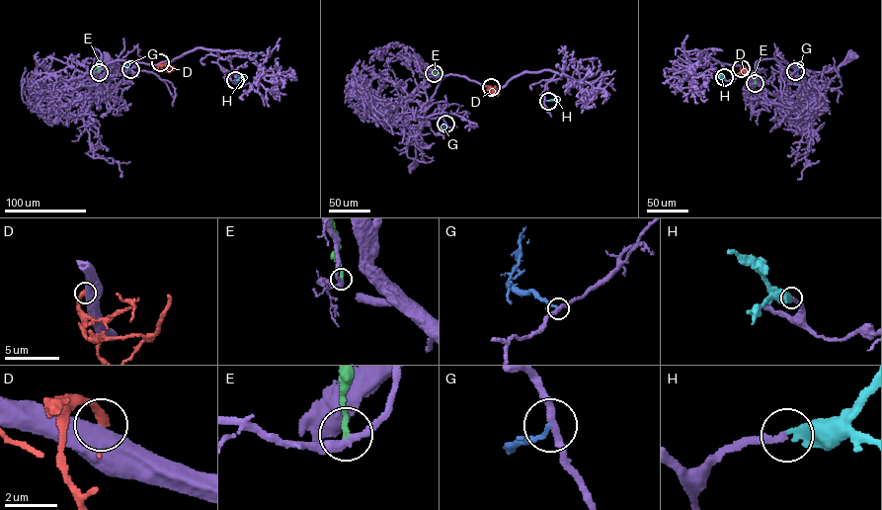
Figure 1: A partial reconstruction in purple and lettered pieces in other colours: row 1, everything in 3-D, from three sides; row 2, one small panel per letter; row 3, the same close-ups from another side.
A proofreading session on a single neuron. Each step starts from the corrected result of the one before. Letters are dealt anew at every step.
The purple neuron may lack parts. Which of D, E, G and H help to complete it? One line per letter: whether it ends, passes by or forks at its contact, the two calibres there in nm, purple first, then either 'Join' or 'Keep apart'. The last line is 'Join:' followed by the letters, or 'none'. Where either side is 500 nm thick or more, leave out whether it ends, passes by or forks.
D: Thickness 750 nm (purple) against 280 nm. Keep apart
E: It ends there. Thickness 280 nm (purple) against 220 nm. Keep apart
G: It ends there. Thickness 240 nm (purple) against 140 nm. Keep apart
H: It ends there. Thickness 200 nm (purple) against 280 nm. Join
Join: H

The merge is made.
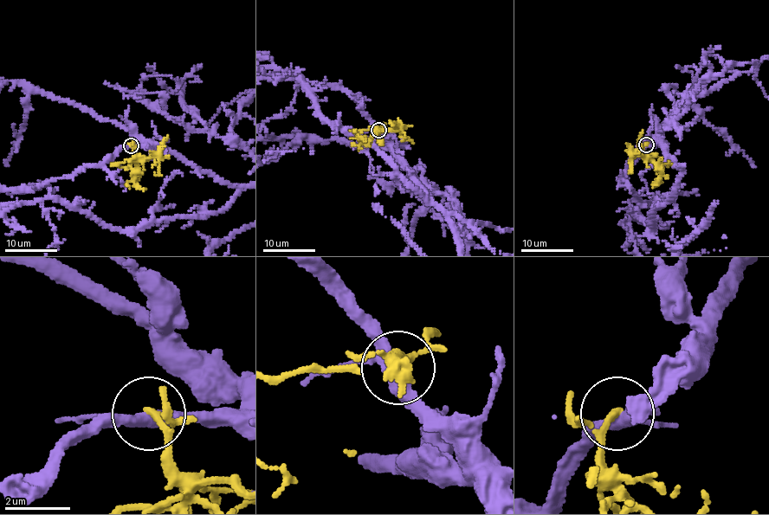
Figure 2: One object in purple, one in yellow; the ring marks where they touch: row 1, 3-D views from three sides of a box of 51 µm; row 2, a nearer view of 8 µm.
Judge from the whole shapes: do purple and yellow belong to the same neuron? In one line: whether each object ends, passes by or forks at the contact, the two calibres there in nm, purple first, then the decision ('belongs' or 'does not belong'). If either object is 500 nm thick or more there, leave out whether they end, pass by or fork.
purple forks there; yellow passes by; 320 nm thick on the purple side, 150 nm on the other; does not belong

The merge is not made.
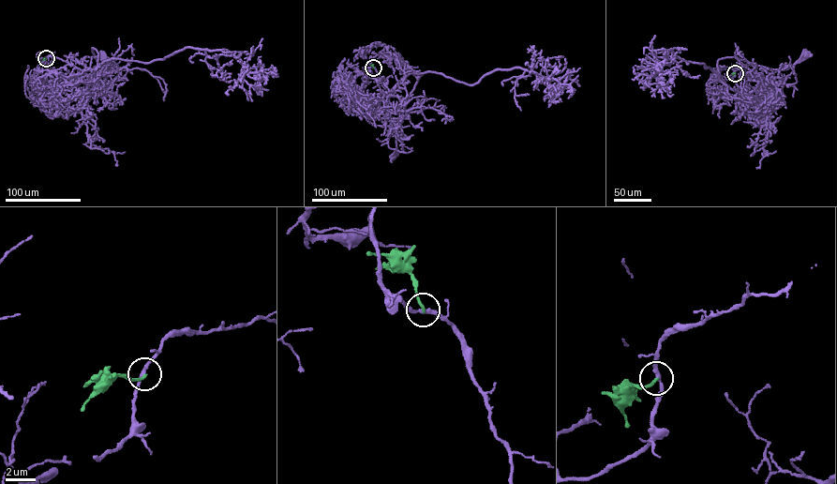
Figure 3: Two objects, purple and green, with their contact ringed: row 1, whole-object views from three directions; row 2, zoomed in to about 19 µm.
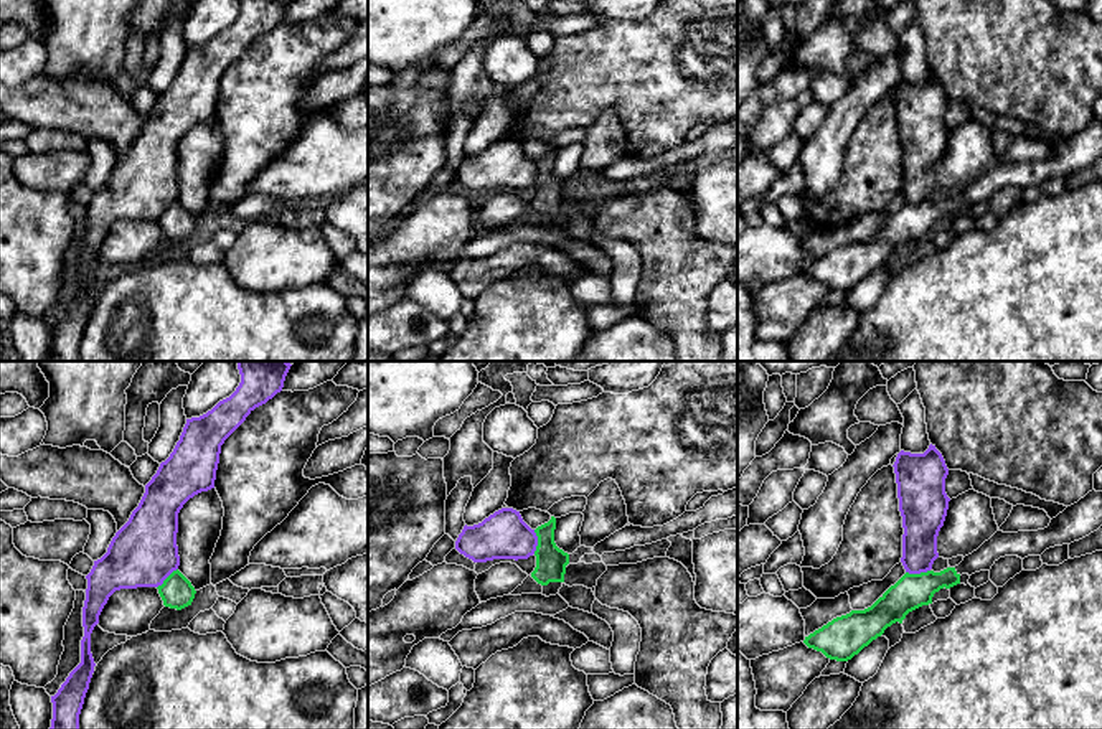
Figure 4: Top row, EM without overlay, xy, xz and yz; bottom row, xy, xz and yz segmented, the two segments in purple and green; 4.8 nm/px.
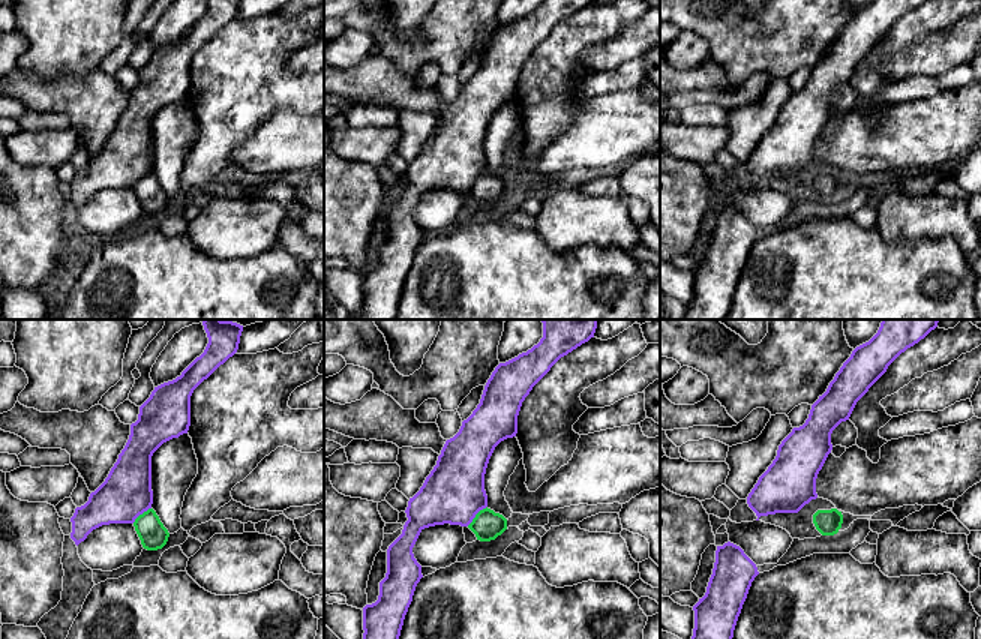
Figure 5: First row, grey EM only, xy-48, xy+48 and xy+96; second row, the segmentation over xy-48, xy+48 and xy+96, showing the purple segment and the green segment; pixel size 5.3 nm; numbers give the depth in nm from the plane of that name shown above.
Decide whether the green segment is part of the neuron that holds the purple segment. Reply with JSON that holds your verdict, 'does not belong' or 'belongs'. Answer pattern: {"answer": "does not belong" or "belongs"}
{"answer": "does not belong"}

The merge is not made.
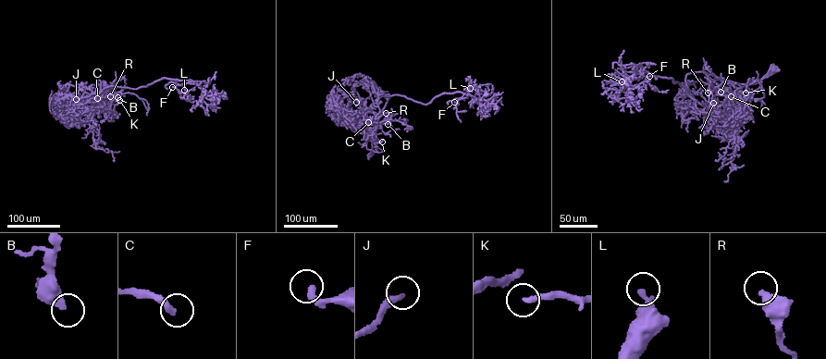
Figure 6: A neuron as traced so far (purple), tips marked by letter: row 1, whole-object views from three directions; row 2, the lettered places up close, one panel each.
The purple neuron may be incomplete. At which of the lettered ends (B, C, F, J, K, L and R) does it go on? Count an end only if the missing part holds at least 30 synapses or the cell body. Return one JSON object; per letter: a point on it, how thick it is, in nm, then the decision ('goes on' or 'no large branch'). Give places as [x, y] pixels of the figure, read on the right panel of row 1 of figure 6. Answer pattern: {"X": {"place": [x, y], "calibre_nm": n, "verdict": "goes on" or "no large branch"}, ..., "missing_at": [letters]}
{"B": {"place": [721, 92], "calibre_nm": 400, "verdict": "no large branch"}, "C": {"place": [731, 96], "calibre_nm": 300, "verdict": "no large branch"}, "F": {"place": [649, 76], "calibre_nm": 260, "verdict": "no large branch"}, "J": {"place": [713, 103], "calibre_nm": 300, "verdict": "goes on"}, "K": {"place": [745, 92], "calibre_nm": 300, "verdict": "no large branch"}, "L": {"place": [622, 81], "calibre_nm": 300, "verdict": "no large branch"}, "R": {"place": [708, 92], "calibre_nm": 420, "verdict": "no large branch"}, "missing_at": ["J"]}

